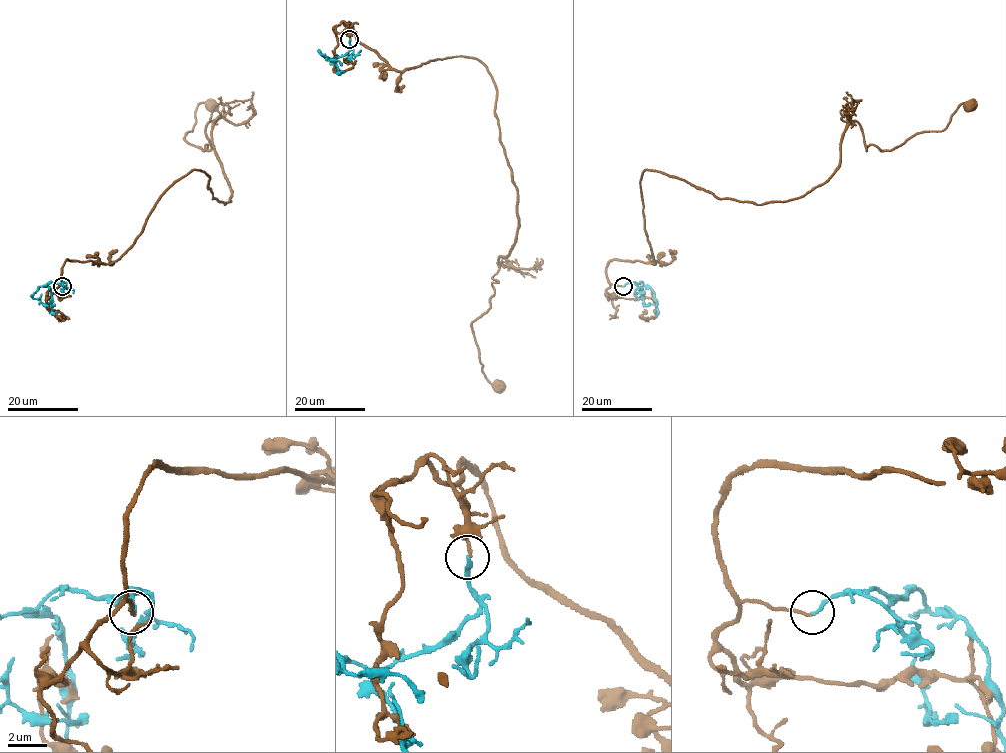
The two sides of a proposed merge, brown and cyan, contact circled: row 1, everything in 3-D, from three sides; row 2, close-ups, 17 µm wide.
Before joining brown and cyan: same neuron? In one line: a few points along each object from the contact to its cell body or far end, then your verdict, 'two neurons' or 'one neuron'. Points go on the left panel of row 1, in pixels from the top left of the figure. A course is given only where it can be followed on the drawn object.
brown runs (63, 286), (67, 260), (115, 261), (193, 170), (230, 201), (212, 121), (208, 150), (184, 139), (212, 104); cyan runs (63, 286), (63, 282), (50, 282), (33, 295), (48, 305), (55, 305); two neurons

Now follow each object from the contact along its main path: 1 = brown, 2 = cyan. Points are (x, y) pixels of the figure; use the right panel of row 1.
1: (623, 286), (610, 261), (655, 261), (646, 170), (788, 201), (830, 177), (852, 121), (892, 150), (969, 104)
2: (623, 286), (642, 283), (636, 295), (644, 305), (649, 305)

